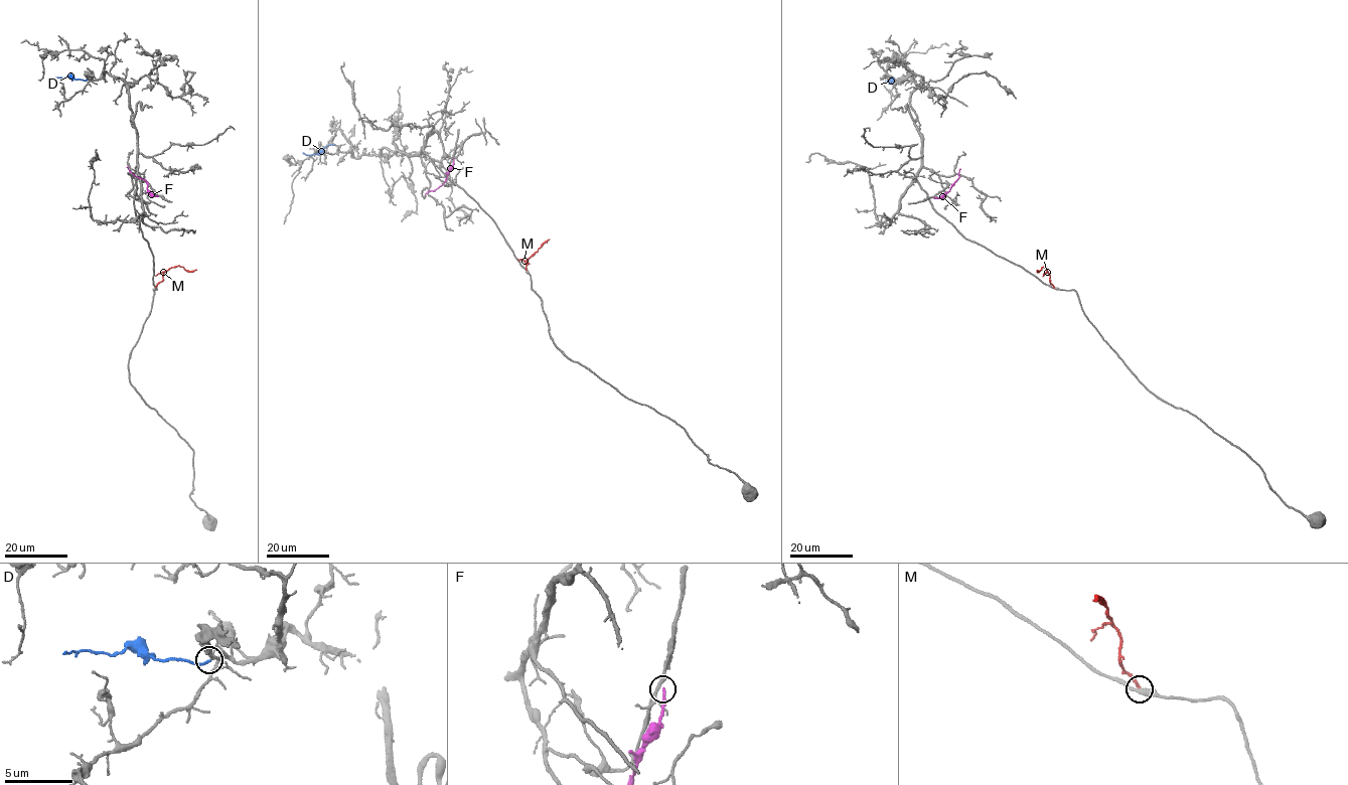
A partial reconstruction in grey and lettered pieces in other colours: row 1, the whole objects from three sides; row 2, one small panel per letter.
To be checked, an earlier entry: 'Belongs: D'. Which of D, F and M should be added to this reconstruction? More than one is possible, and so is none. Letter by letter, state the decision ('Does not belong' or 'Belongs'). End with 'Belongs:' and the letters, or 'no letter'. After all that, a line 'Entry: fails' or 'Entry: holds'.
D: Belongs
F: Does not belong
M: Does not belong
Belongs: D
Entry: holds

